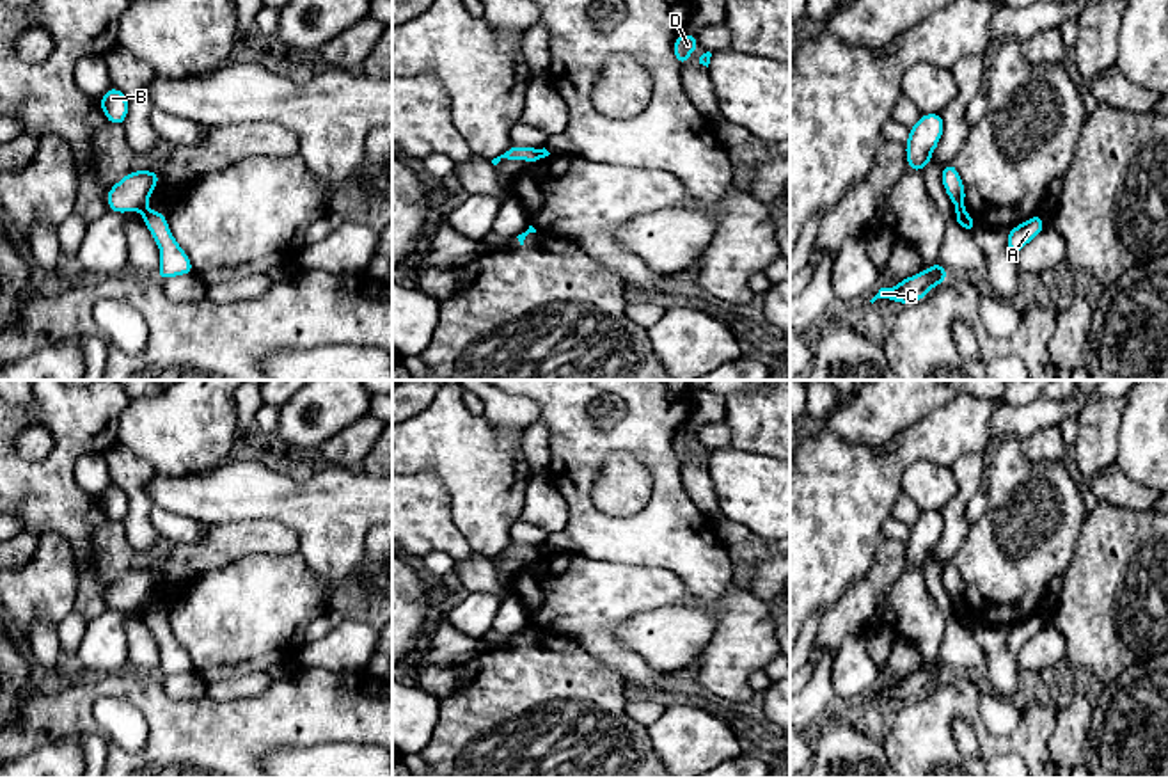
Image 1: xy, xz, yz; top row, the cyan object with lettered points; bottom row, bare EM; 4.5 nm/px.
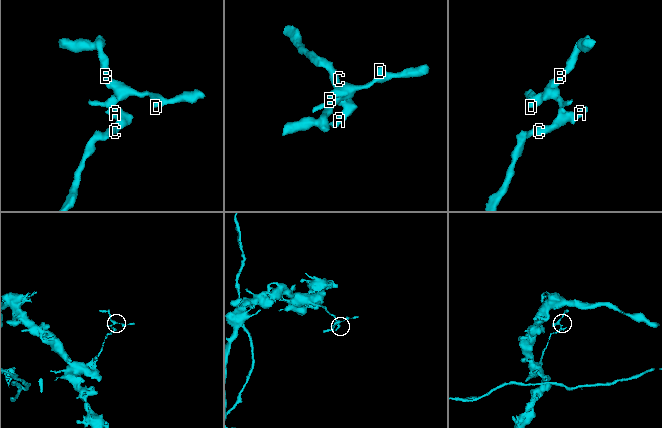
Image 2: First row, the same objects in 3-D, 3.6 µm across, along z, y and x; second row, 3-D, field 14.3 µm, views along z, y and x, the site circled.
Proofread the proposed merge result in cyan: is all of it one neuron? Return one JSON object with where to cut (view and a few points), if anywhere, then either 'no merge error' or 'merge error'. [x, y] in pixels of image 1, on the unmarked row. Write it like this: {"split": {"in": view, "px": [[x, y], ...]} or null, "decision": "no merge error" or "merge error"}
{"split": {"in": "yz", "px": [[957, 604], [962, 606]]}, "decision": "merge error"}

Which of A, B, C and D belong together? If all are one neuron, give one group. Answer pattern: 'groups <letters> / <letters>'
groups A C / B D

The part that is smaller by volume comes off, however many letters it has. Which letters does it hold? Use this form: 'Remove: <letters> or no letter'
Remove: B, D

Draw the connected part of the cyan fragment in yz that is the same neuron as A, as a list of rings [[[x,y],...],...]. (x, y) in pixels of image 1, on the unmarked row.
[[[1040,609],[1030,618],[1008,627],[1006,645],[1012,652],[1019,652],[1037,632],[1046,627]]]

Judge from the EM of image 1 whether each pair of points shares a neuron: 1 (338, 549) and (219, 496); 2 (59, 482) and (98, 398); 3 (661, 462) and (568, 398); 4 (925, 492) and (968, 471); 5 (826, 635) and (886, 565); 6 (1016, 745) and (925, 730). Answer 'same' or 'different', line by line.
1: same
2: same
3: same
4: different
5: same
6: same

